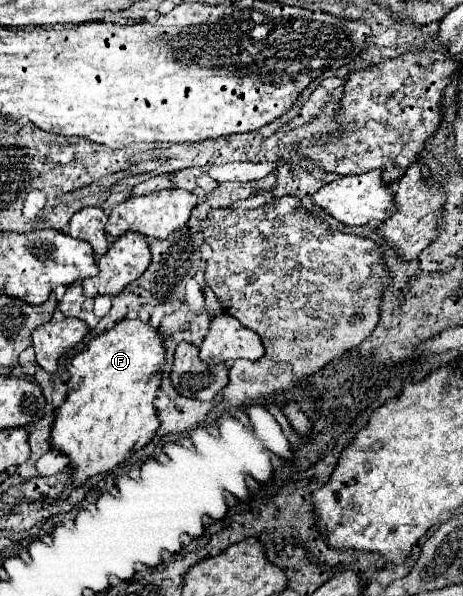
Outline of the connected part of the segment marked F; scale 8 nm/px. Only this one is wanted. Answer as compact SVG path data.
M123 319L113 329L95 335L87 349L77 353L67 365L71 379L67 381L67 399L55 411L55 423L51 429L51 449L57 449L69 459L71 485L83 485L89 477L99 473L109 473L121 461L129 459L135 451L143 449L159 429L159 419L155 411L155 391L161 383L161 365L165 363L163 339L149 323L141 319Z

